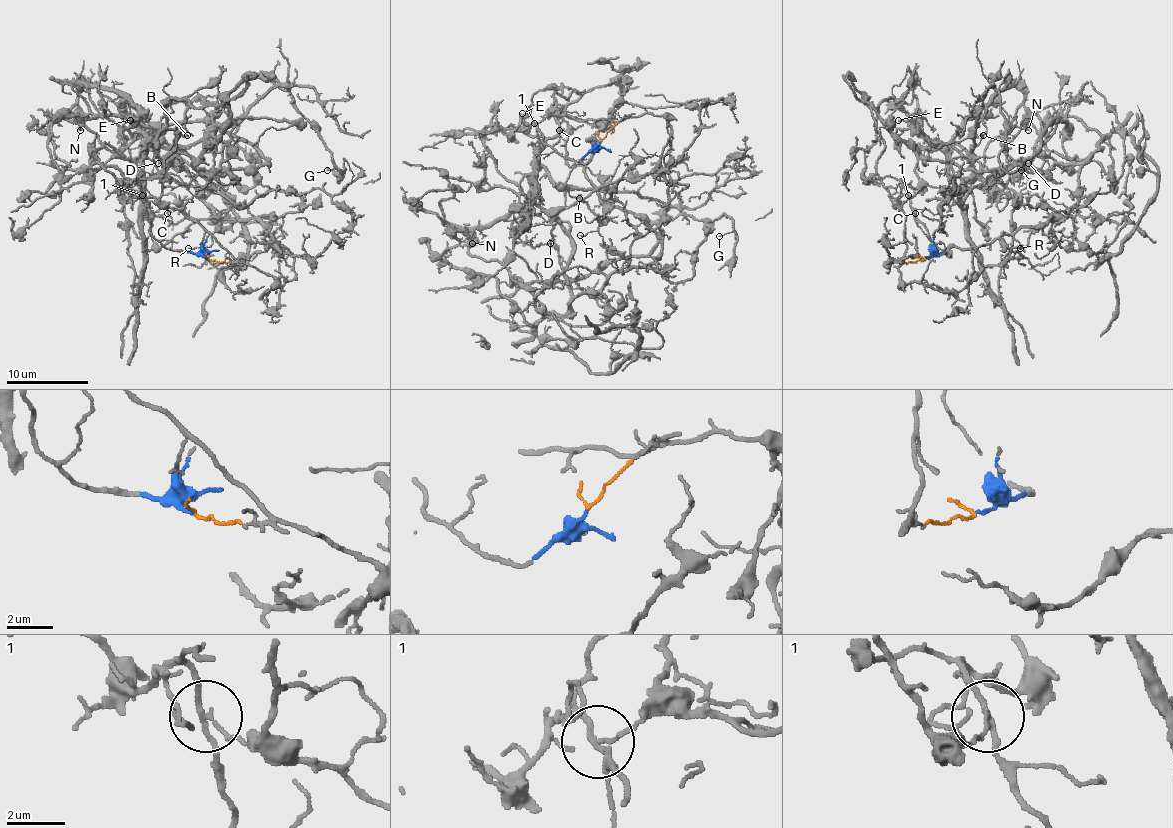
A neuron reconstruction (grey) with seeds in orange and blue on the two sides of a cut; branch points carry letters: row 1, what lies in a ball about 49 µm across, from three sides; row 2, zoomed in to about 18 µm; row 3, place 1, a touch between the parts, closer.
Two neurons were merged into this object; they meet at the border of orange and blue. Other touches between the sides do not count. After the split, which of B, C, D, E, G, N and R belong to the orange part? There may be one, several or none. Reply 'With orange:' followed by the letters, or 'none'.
With orange: B, E, G, N

